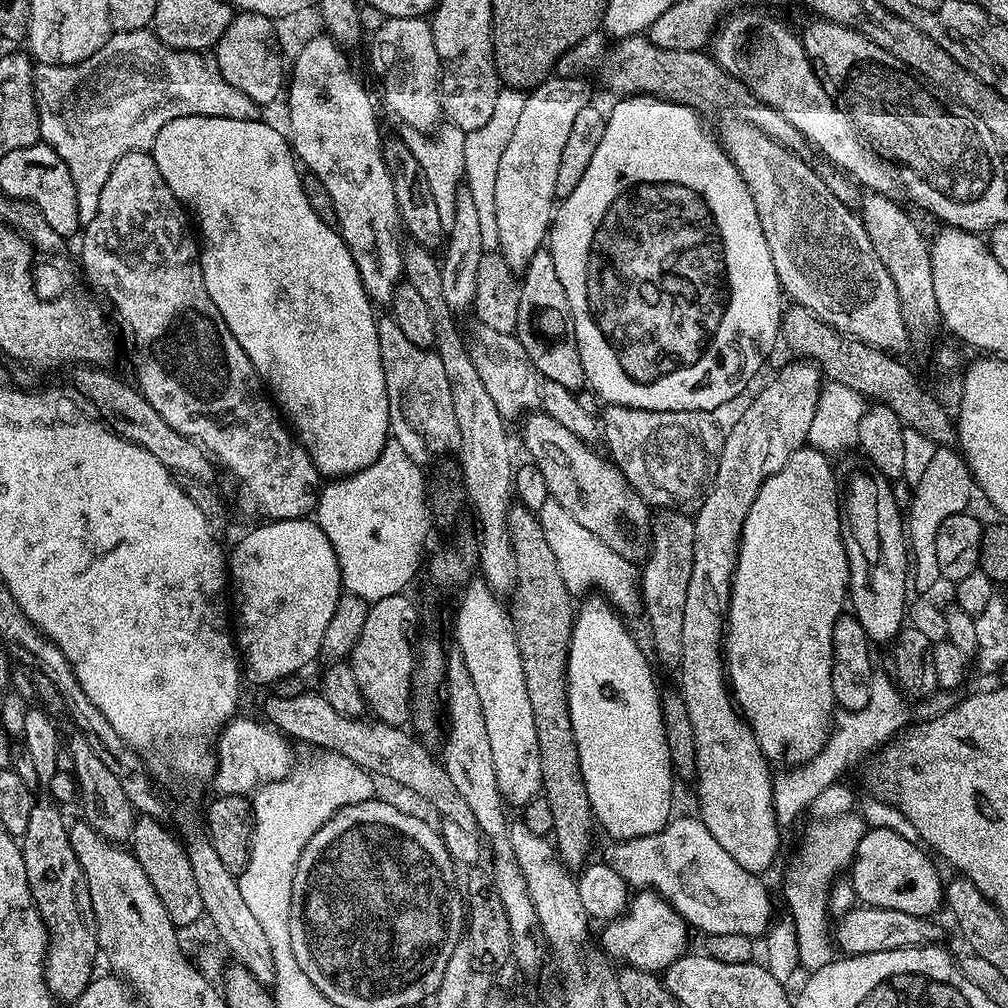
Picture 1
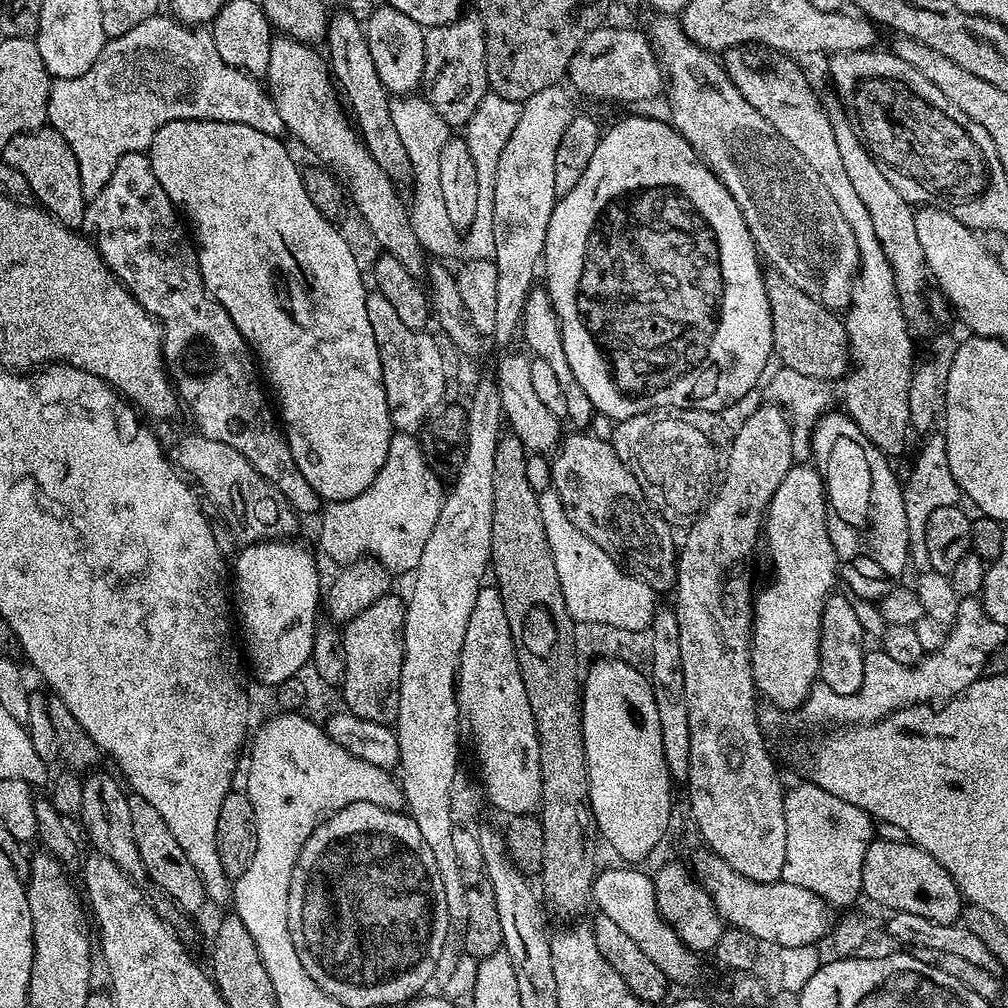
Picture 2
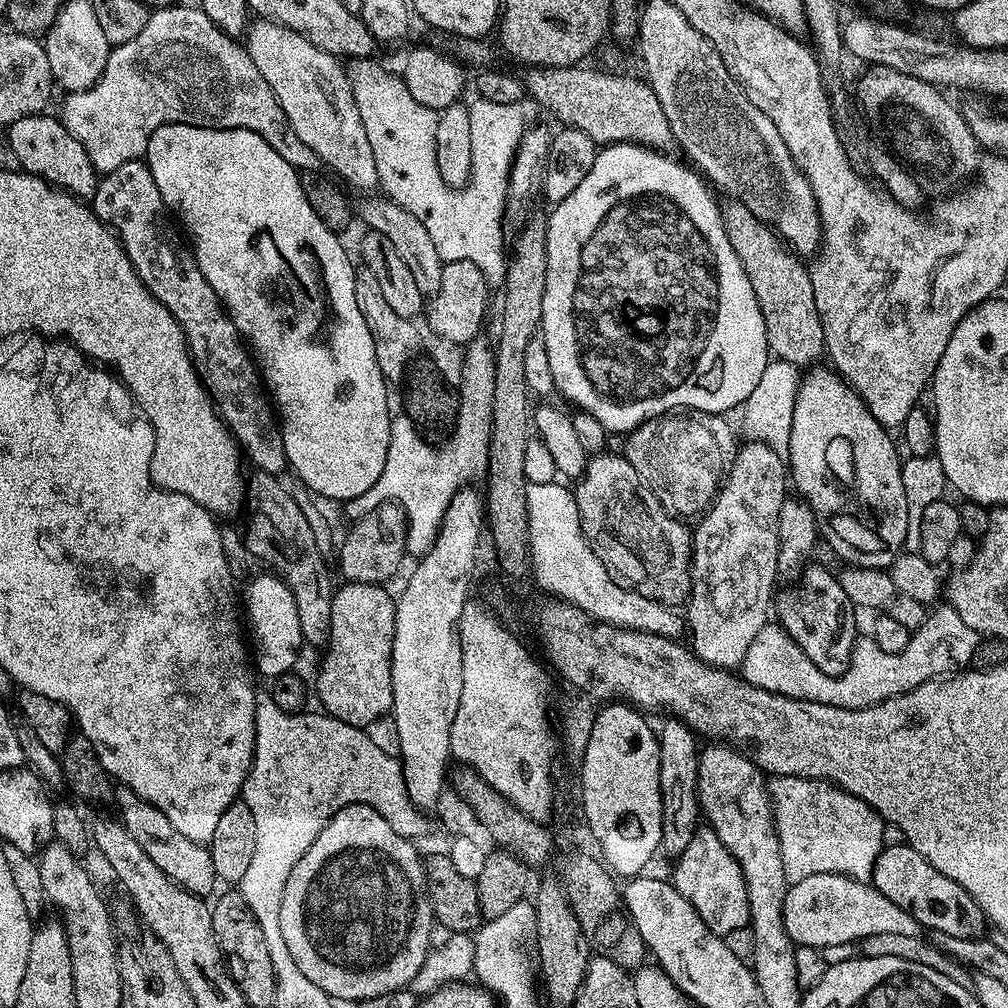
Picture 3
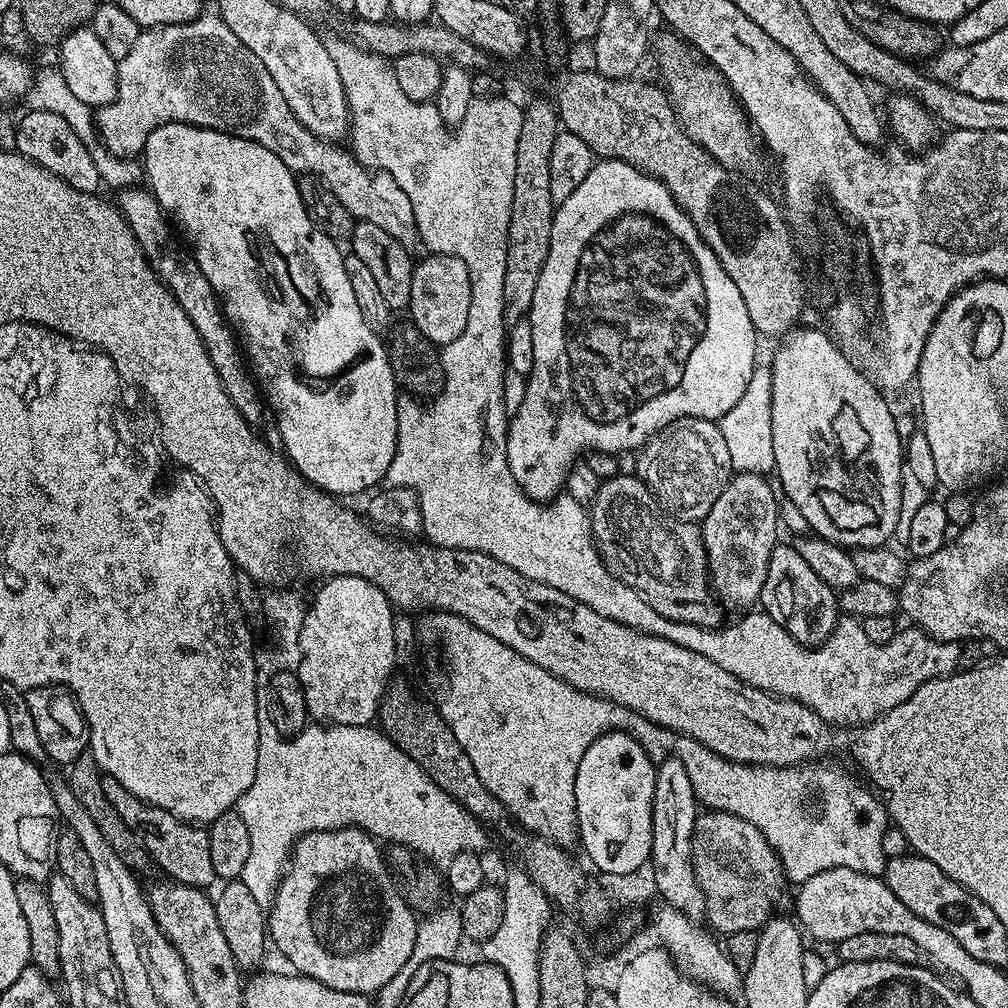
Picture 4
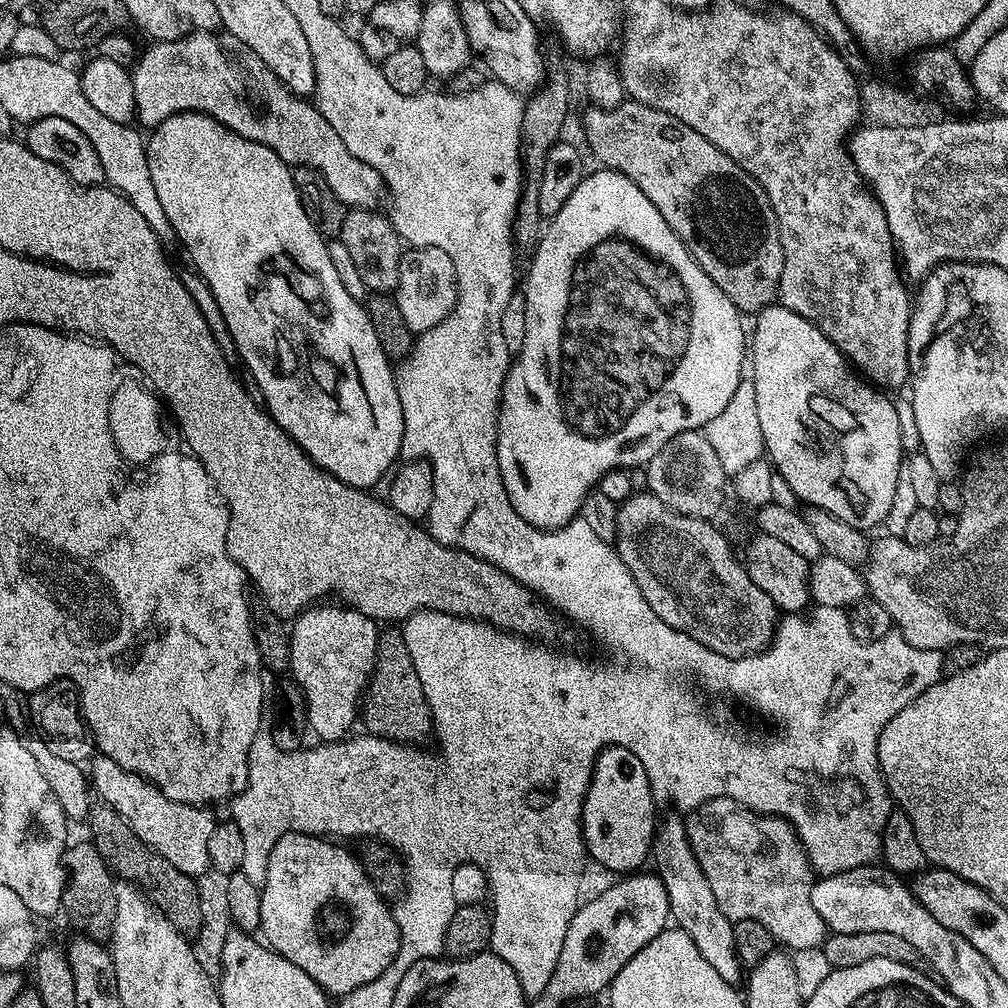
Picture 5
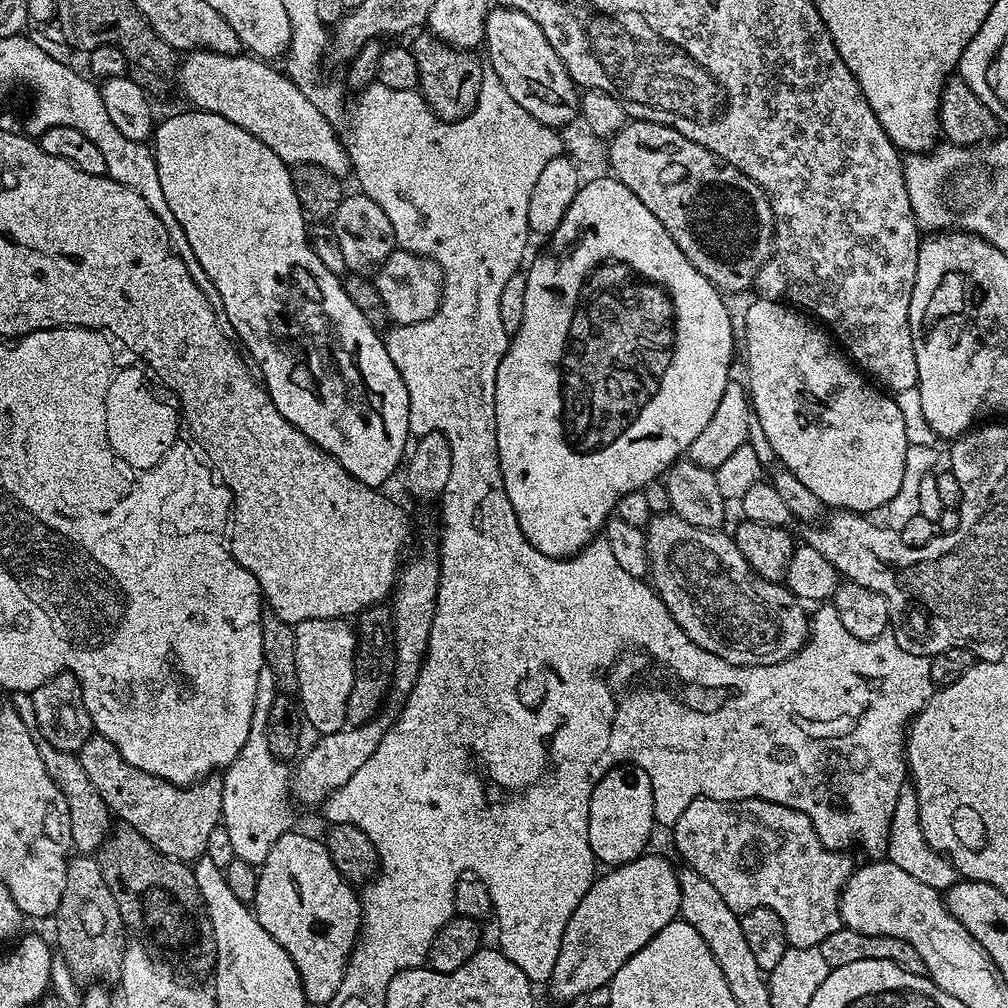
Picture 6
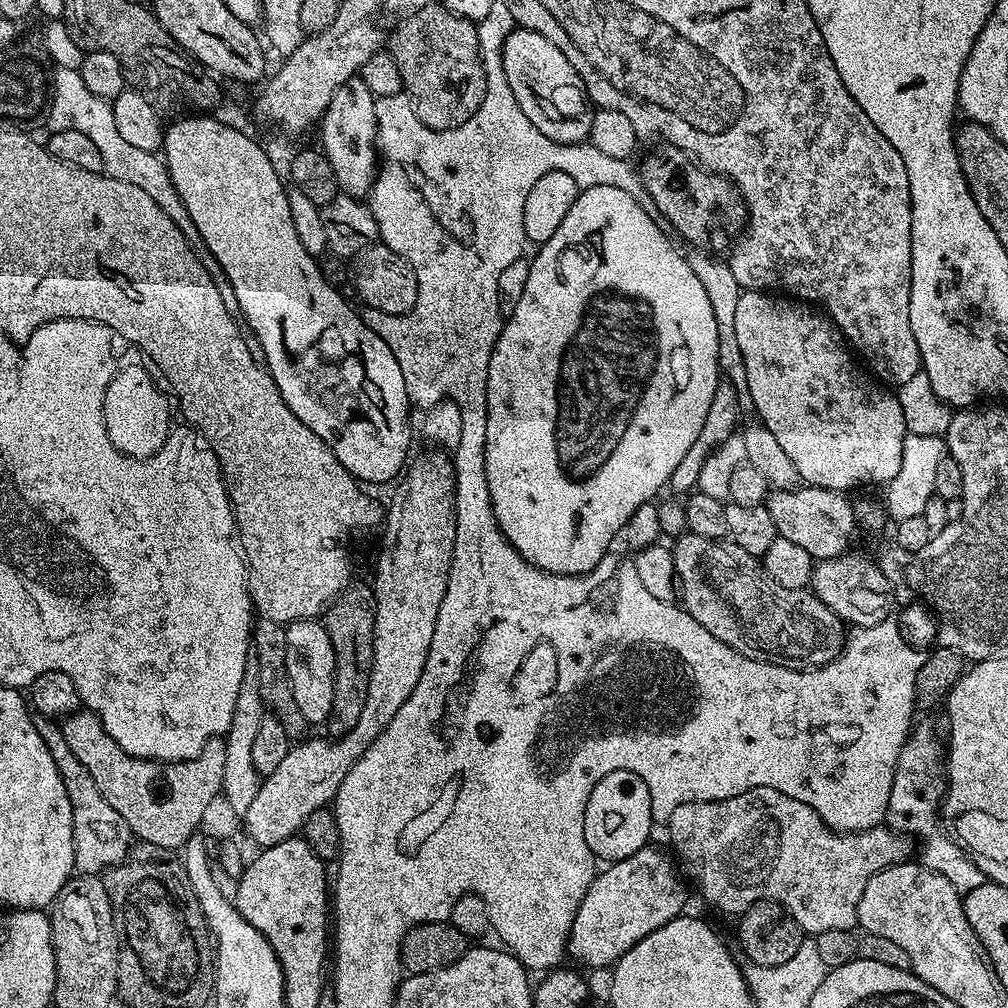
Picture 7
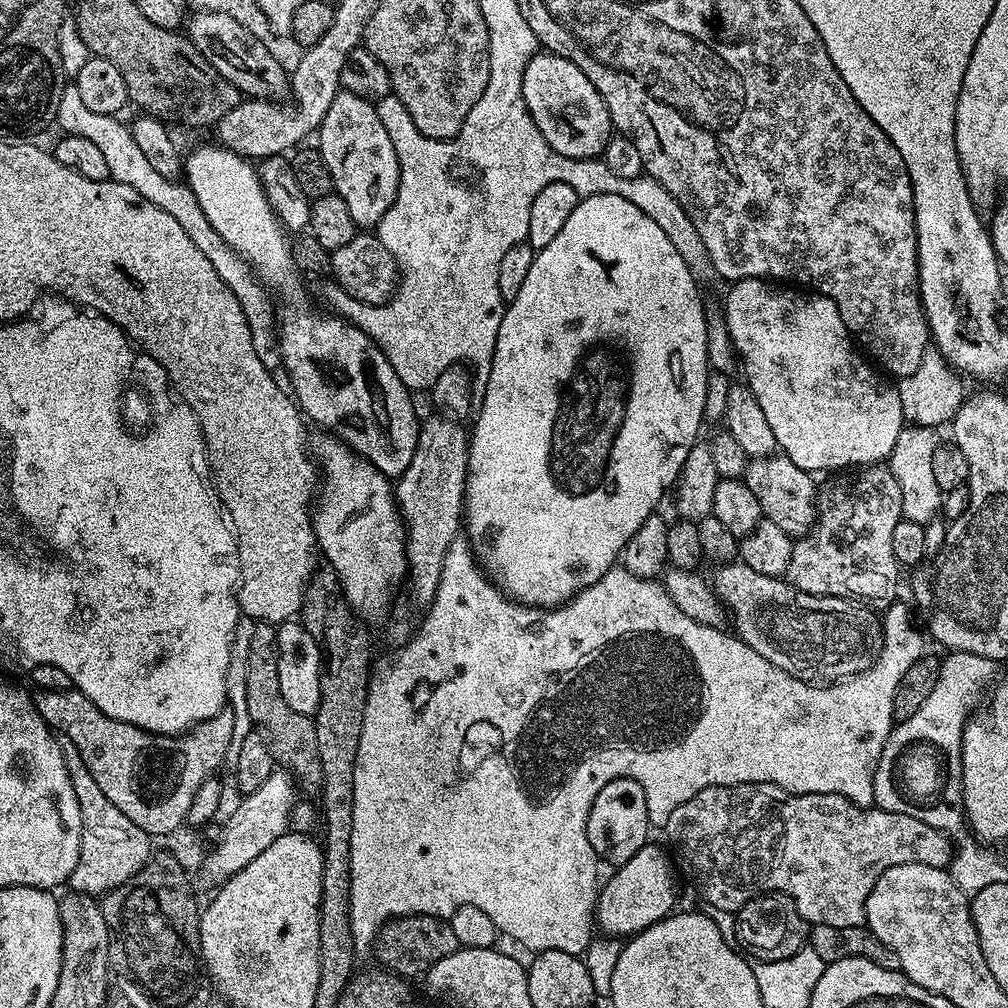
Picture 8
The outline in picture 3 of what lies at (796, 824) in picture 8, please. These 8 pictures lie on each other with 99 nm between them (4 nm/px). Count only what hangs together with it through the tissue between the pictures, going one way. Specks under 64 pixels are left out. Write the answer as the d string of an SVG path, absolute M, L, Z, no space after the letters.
M707 826L697 827L696 833L690 838L686 850L675 857L676 869L670 875L670 882L698 910L702 922L717 936L726 936L732 930L749 927L748 895L746 882L738 862L730 854L726 846L714 834L714 830Z

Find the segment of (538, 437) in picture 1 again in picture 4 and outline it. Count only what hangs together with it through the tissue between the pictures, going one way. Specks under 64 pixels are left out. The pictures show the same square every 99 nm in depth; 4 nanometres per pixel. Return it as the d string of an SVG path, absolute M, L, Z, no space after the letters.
M618 475L601 483L598 494L590 505L592 539L609 569L615 571L623 584L628 584L658 614L668 620L686 622L703 628L720 628L720 608L712 591L708 575L708 551L704 545L704 534L699 523L681 520L661 509L653 492L637 475Z

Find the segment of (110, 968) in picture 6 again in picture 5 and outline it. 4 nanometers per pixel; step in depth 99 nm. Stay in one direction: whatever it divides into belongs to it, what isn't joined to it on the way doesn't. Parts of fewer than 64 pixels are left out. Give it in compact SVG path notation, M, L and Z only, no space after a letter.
M87 839L69 843L64 849L64 902L63 911L77 924L83 935L104 938L111 933L114 922L114 876L108 862Z

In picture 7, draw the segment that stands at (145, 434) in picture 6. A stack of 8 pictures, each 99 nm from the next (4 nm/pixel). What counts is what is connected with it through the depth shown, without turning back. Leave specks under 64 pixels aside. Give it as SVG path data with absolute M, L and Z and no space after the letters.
M128 370L111 382L104 399L104 417L110 440L119 452L136 459L153 456L171 435L170 406L153 378L150 370Z

